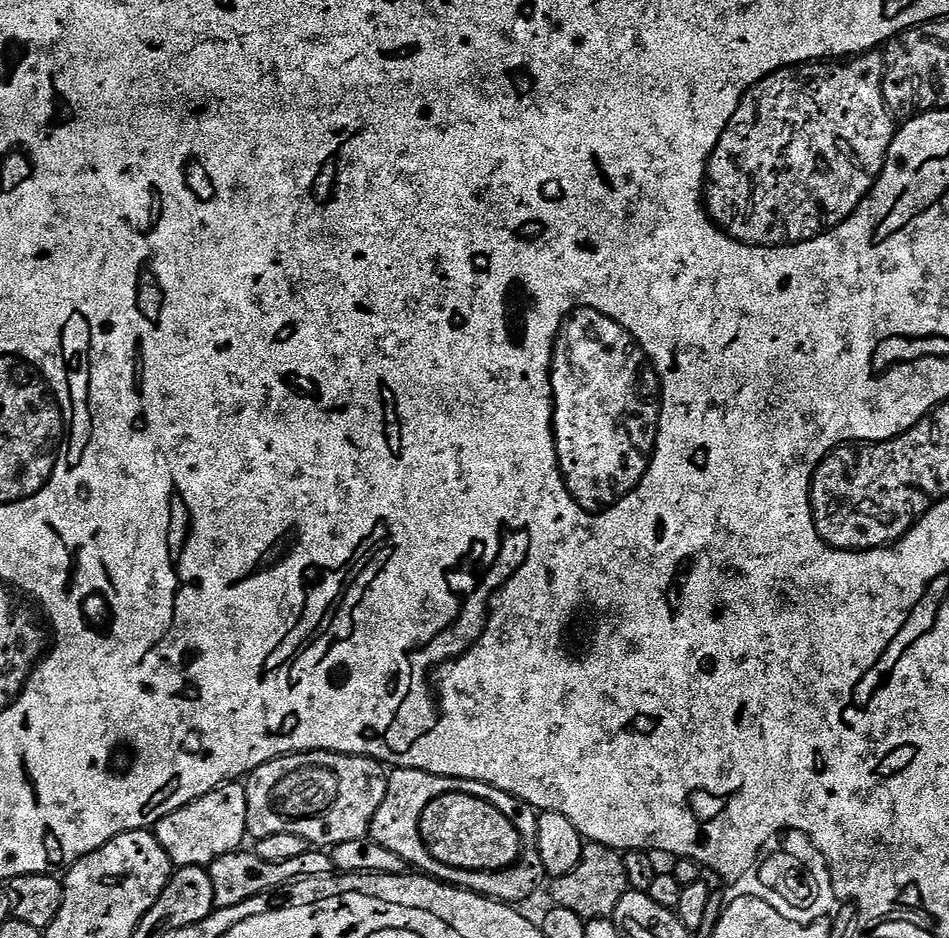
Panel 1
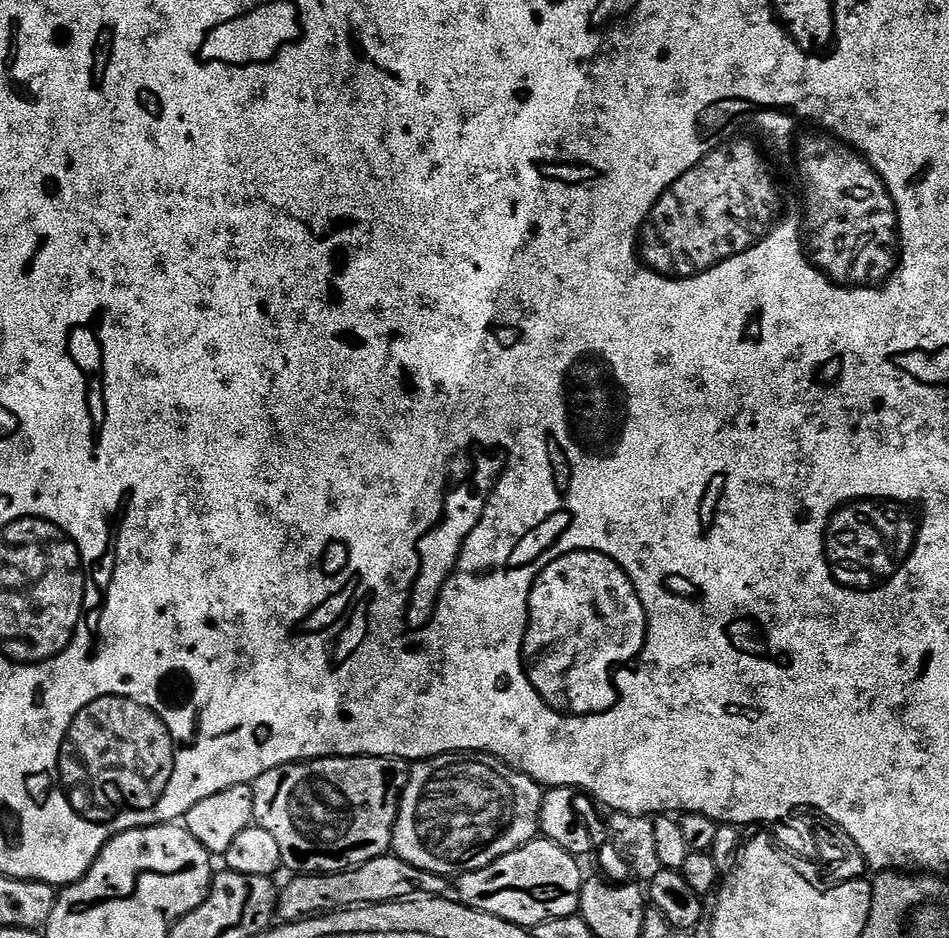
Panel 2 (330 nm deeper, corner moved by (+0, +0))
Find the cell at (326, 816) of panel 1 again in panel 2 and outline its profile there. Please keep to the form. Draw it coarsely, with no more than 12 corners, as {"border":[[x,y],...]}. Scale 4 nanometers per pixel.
{"border":[[329,756],[266,770],[255,827],[289,873],[385,855],[410,768]]}

